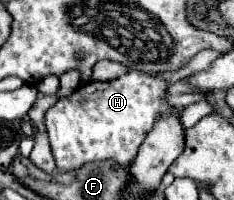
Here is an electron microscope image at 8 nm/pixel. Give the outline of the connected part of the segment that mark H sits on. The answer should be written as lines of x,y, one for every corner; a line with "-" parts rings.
140,71
114,81
90,81
72,91
70,97
60,99
44,115
46,135
52,147
56,167
62,171
78,169
90,161
116,159
118,163
130,163
140,143
146,139
160,113
170,111
170,105
162,101
166,95
166,83
156,77
148,77

